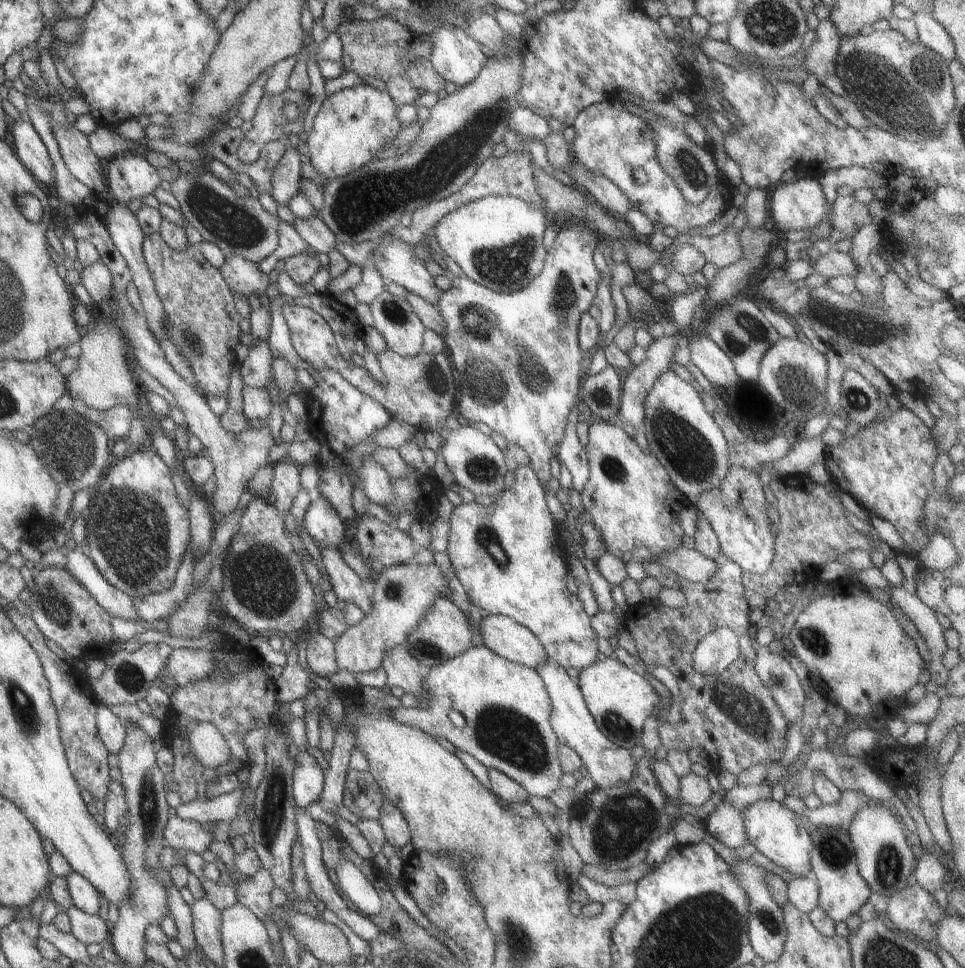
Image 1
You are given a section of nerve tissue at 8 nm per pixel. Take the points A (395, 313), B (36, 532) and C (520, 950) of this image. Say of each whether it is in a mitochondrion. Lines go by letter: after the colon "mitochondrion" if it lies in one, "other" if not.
A: mitochondrion
B: other
C: mitochondrion

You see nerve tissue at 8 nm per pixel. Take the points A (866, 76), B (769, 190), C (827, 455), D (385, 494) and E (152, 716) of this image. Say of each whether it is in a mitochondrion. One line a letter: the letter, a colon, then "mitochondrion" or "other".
A: mitochondrion
B: other
C: other
D: other
E: other

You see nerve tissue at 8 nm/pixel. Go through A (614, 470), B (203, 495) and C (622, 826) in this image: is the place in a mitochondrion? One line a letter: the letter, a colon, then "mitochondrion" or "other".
A: mitochondrion
B: other
C: mitochondrion

